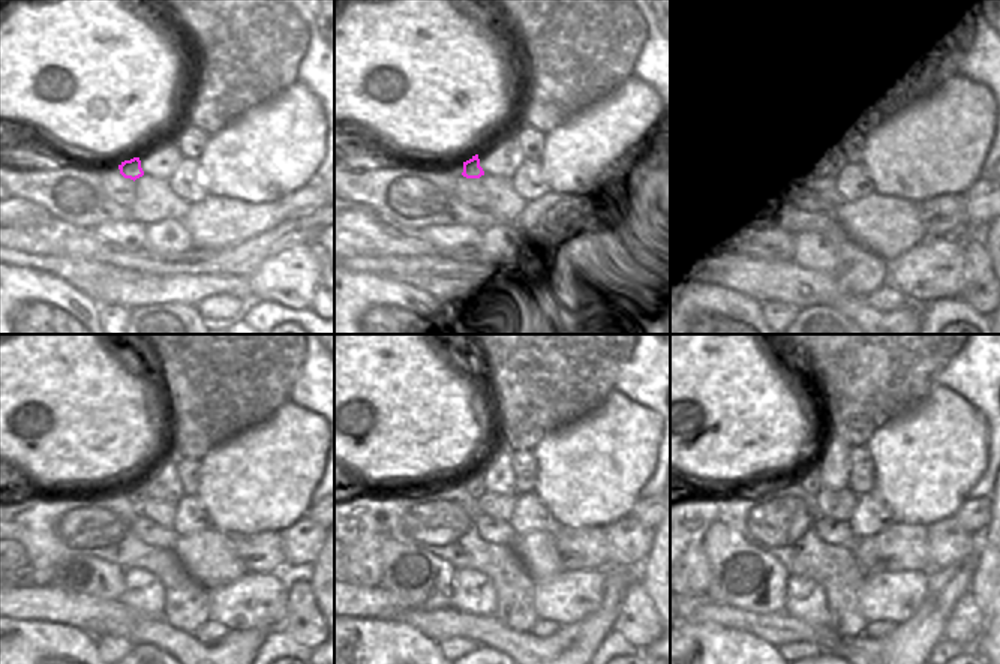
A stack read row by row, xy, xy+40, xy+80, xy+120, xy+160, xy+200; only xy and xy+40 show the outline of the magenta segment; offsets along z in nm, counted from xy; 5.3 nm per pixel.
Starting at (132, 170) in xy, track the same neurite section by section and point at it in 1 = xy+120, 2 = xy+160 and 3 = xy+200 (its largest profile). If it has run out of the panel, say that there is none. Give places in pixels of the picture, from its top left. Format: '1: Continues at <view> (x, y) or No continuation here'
1: Continues at xy+120 (140, 481)
2: Continues at xy+160 (474, 481)
3: Continues at xy+200 (811, 477).

